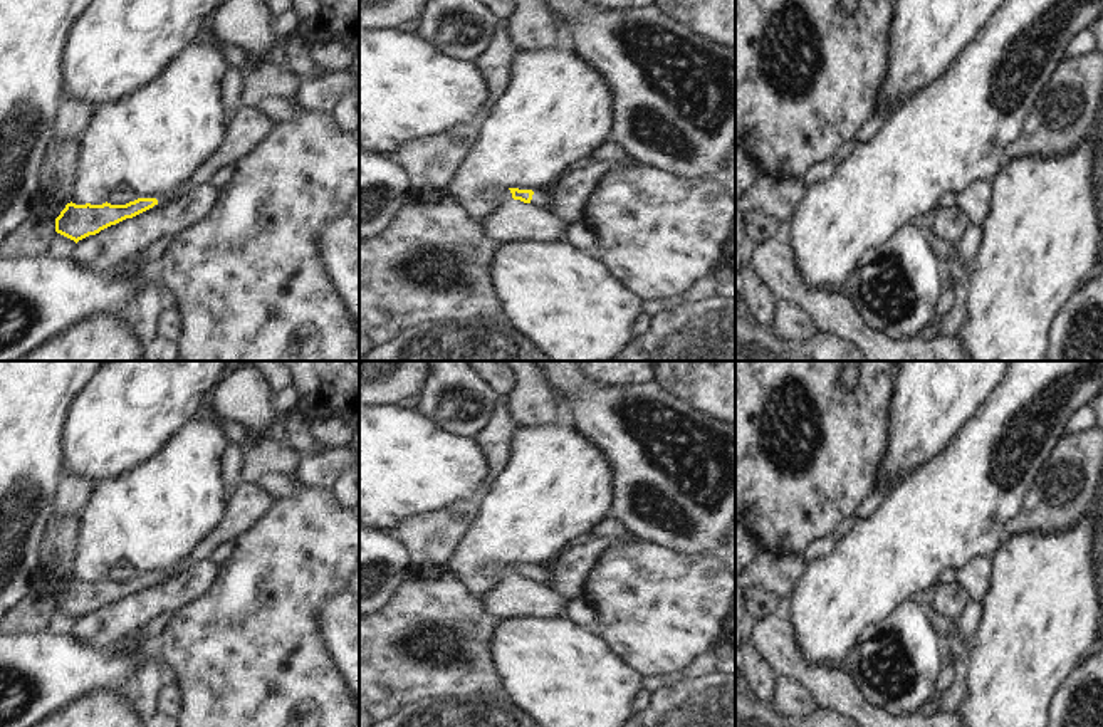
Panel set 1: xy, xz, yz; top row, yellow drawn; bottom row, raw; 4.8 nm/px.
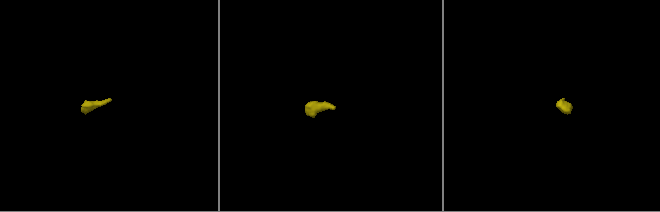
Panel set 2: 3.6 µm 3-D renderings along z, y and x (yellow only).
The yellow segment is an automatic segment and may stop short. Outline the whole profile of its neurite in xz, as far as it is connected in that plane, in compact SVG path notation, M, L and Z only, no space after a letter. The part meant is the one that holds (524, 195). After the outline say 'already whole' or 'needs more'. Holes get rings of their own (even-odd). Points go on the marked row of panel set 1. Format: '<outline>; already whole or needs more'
M509 188L514 200L520 200L524 203L534 203L539 208L546 208L546 195L541 191L532 190L519 190L519 188Z; needs more

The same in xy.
M138 198L126 205L76 205L67 203L55 218L55 232L74 240L76 243L89 235L116 225L126 218L133 218L158 205L156 198Z; already whole

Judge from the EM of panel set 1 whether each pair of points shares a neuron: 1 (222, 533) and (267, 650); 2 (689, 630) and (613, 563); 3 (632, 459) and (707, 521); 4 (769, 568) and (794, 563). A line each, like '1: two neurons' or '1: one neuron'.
1: two neurons
2: one neuron
3: one neuron
4: one neuron

